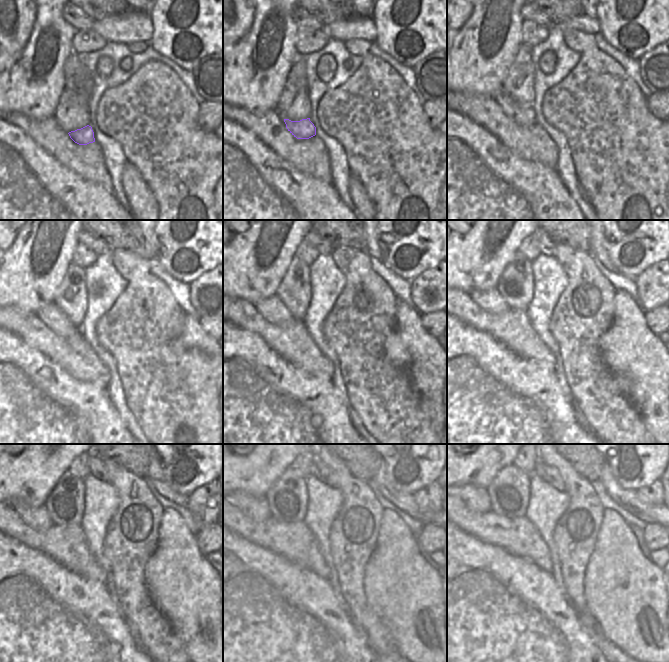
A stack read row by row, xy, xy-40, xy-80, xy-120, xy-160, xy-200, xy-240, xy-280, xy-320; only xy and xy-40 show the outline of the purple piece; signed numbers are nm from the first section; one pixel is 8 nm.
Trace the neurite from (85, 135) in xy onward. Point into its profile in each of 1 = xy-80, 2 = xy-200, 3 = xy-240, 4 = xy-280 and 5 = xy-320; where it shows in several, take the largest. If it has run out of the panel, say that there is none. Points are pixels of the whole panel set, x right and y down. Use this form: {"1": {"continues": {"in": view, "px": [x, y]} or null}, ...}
{"1": {"continues": {"in": "xy-80", "px": [518, 114]}}, "2": {"continues": {"in": "xy-200", "px": [490, 300]}}, "3": {"continues": {"in": "xy-240", "px": [37, 518]}}, "4": {"continues": {"in": "xy-280", "px": [255, 508]}}, "5": {"continues": {"in": "xy-320", "px": [475, 498]}}}

